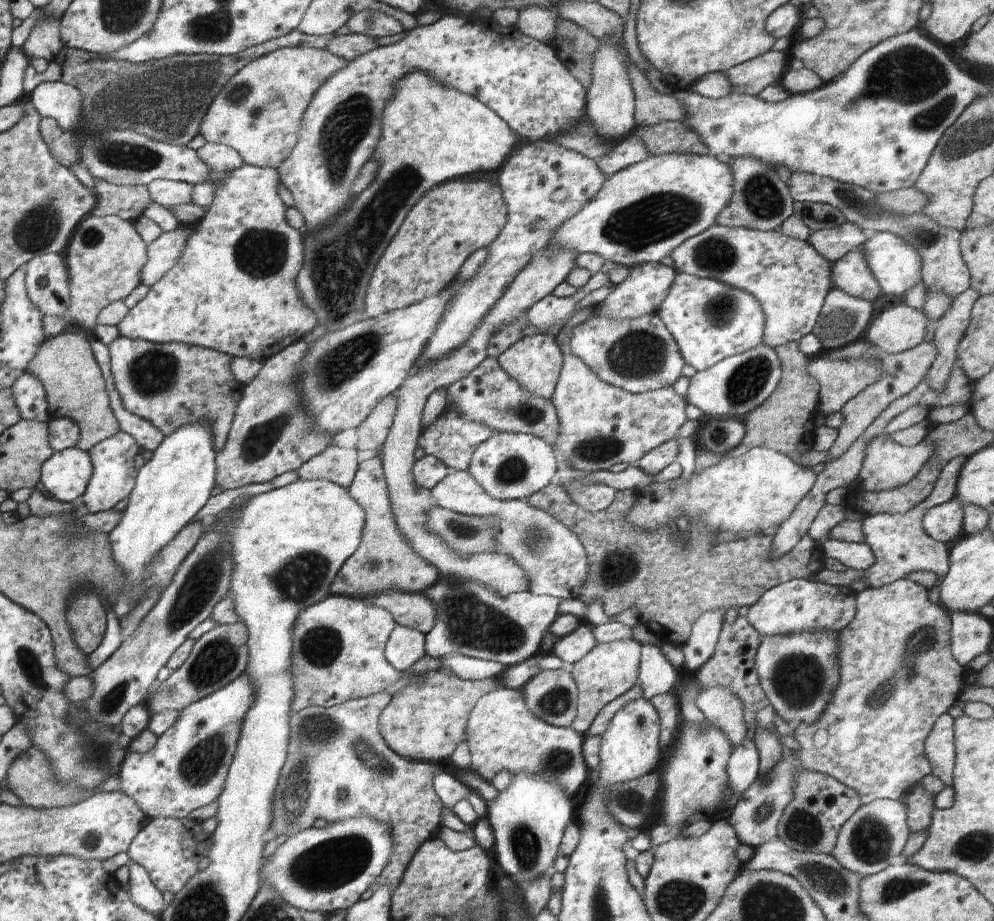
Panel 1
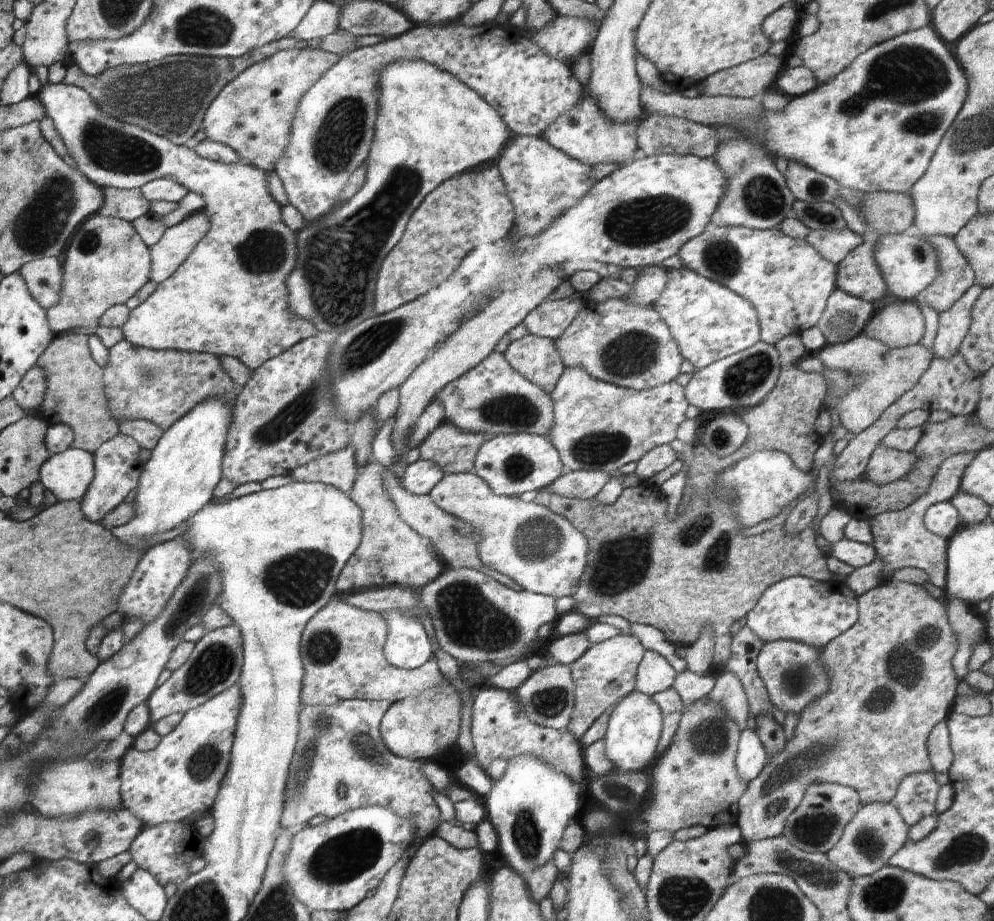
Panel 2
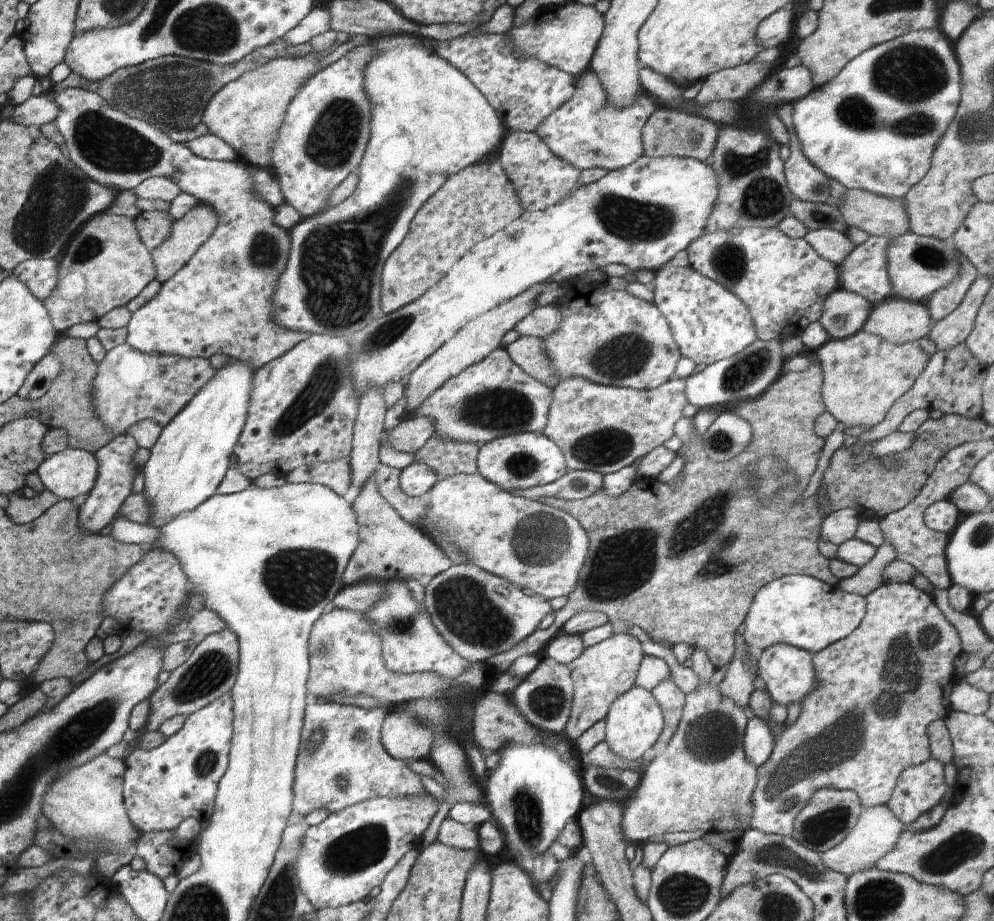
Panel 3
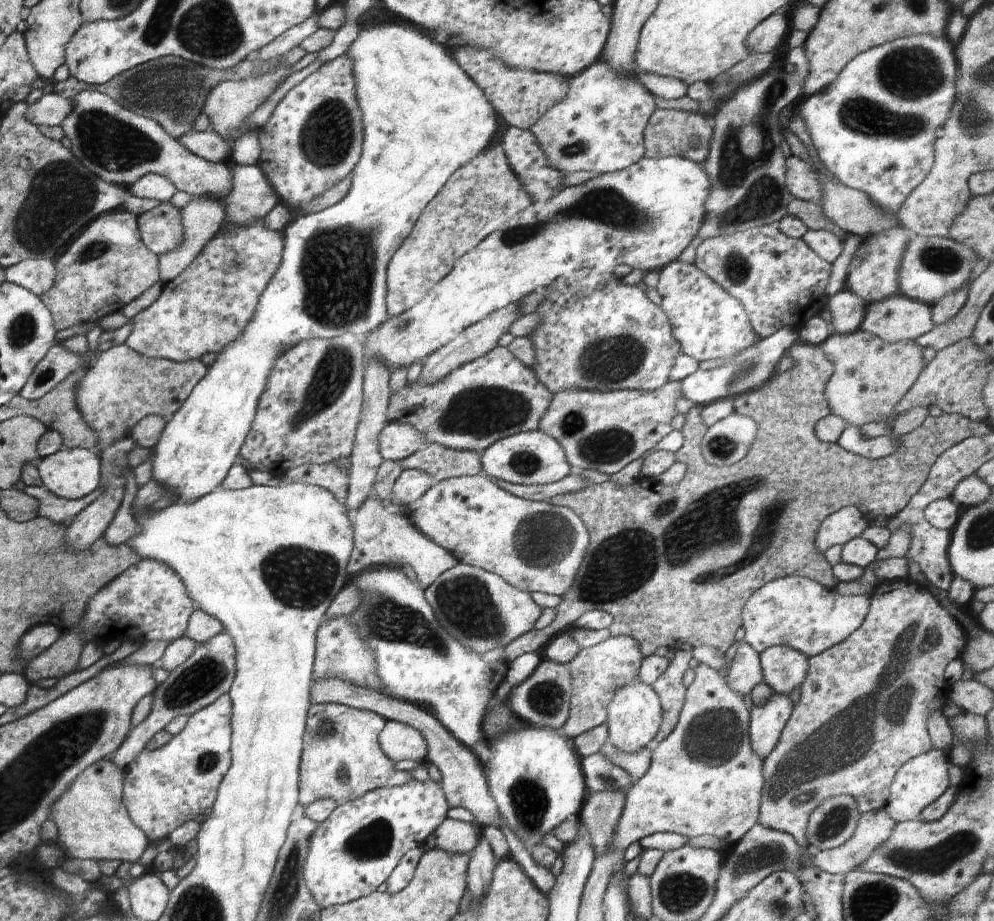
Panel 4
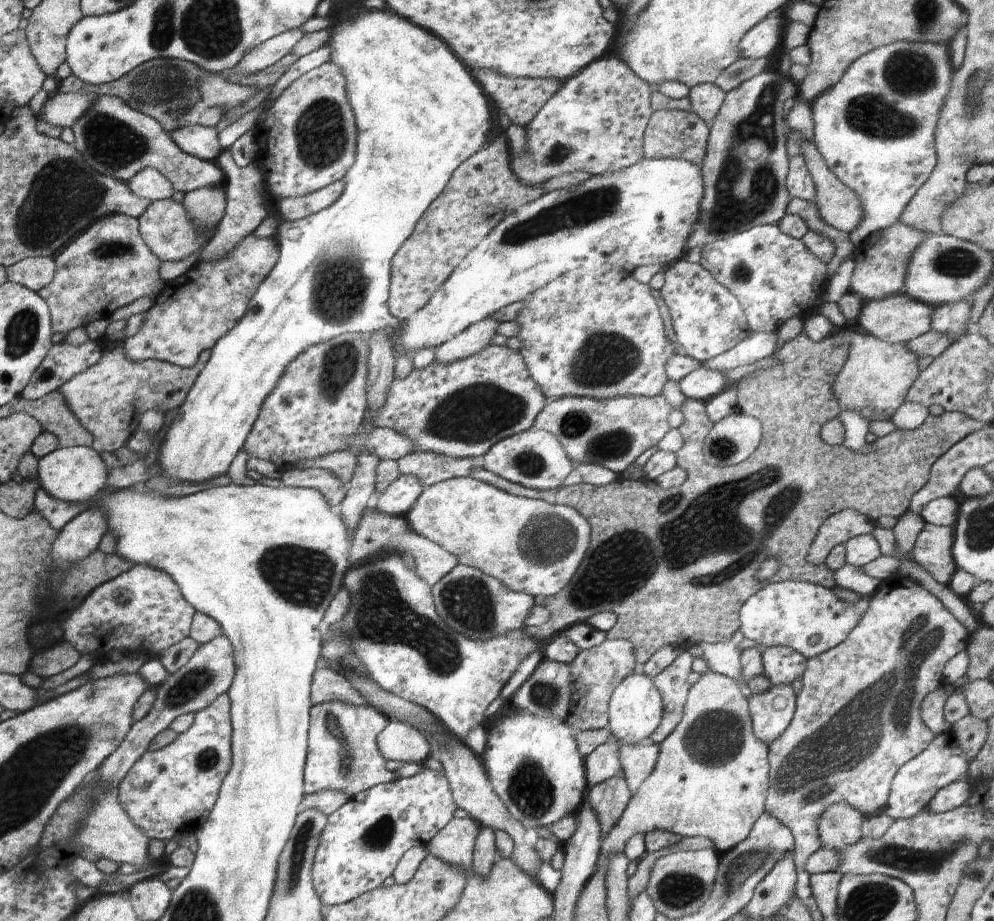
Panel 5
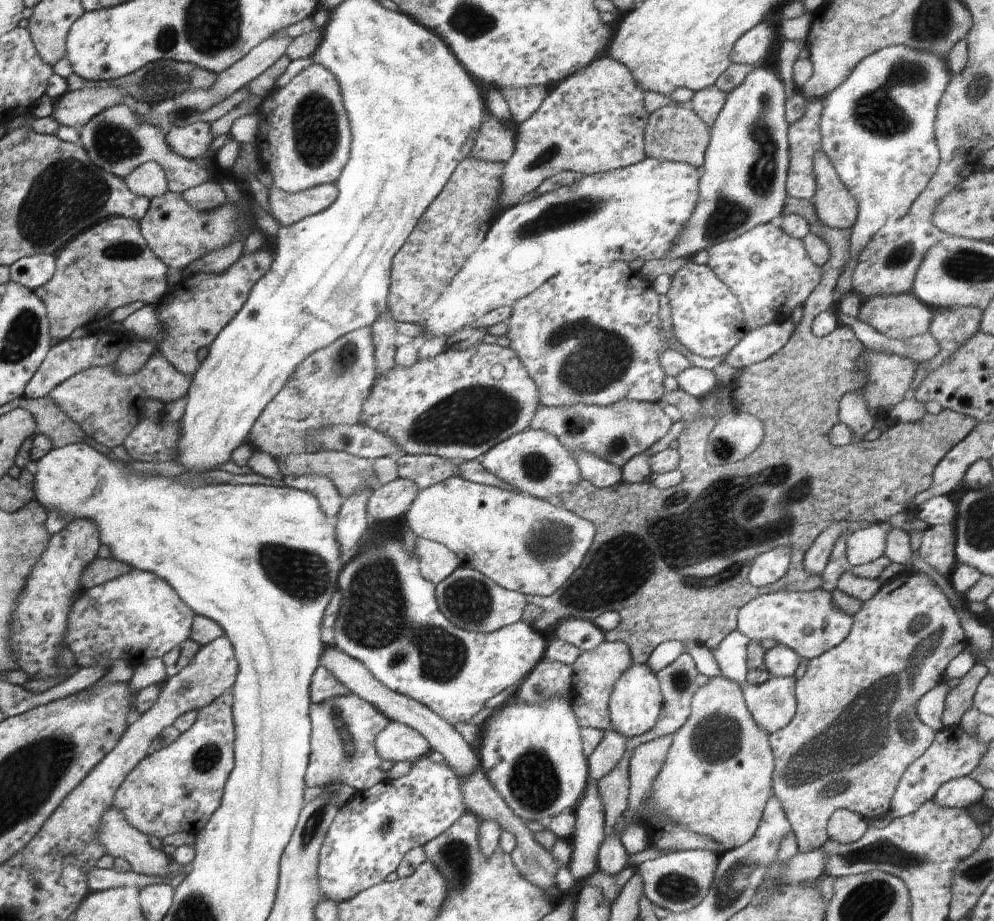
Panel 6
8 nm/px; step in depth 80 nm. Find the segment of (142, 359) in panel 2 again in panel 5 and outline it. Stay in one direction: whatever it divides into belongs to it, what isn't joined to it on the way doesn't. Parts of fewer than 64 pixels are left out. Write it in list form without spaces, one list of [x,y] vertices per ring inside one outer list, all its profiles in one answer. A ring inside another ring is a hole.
[[[116,346],[105,352],[98,363],[74,375],[59,391],[81,425],[91,432],[94,440],[92,447],[99,453],[114,453],[135,434],[146,412],[158,409],[166,414],[186,402],[199,372],[197,365],[181,367],[158,359],[134,361],[127,356],[124,347]]]

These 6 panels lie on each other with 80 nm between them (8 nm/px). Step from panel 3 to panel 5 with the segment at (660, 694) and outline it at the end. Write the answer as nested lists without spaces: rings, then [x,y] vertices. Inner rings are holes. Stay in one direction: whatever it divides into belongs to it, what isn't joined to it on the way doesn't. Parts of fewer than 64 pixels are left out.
[[[682,649],[674,662],[657,674],[652,682],[660,691],[663,715],[658,728],[651,734],[651,740],[661,741],[668,736],[682,718],[685,702],[690,690],[688,676],[695,658],[688,649]]]

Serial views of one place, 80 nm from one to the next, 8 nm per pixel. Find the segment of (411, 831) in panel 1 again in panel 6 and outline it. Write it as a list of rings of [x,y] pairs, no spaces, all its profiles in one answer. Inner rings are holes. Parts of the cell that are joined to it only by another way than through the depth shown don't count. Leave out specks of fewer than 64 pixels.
[[[356,694],[332,696],[322,703],[311,703],[309,709],[311,721],[311,738],[309,764],[305,773],[305,786],[322,786],[328,784],[342,784],[354,787],[355,791],[366,791],[379,779],[383,778],[380,772],[380,760],[375,750],[376,736],[388,726],[389,719],[383,716],[370,702],[358,698]]]

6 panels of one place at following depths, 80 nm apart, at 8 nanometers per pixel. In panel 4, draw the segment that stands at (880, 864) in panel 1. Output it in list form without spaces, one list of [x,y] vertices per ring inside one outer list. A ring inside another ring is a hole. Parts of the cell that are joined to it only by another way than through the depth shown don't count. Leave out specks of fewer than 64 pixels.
[[[885,807],[861,813],[853,835],[837,847],[819,850],[813,863],[826,872],[847,875],[888,840],[897,824]]]

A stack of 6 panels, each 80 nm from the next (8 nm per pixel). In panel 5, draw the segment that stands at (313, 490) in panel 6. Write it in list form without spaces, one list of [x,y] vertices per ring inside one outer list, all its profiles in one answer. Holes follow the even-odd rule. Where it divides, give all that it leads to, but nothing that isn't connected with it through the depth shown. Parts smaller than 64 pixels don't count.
[[[292,467],[282,472],[280,484],[315,488],[332,506],[338,506],[344,500],[348,487],[332,472],[318,467]]]

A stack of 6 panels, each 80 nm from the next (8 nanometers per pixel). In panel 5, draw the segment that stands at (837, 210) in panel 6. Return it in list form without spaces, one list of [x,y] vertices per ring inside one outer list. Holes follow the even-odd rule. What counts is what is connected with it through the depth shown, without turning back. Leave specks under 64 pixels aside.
[[[806,141],[800,146],[801,152],[809,170],[810,176],[814,181],[817,198],[815,200],[820,216],[830,226],[850,234],[863,220],[863,208],[861,207],[861,198],[845,184],[842,184],[836,175],[828,168],[822,155],[818,152],[814,142]]]

